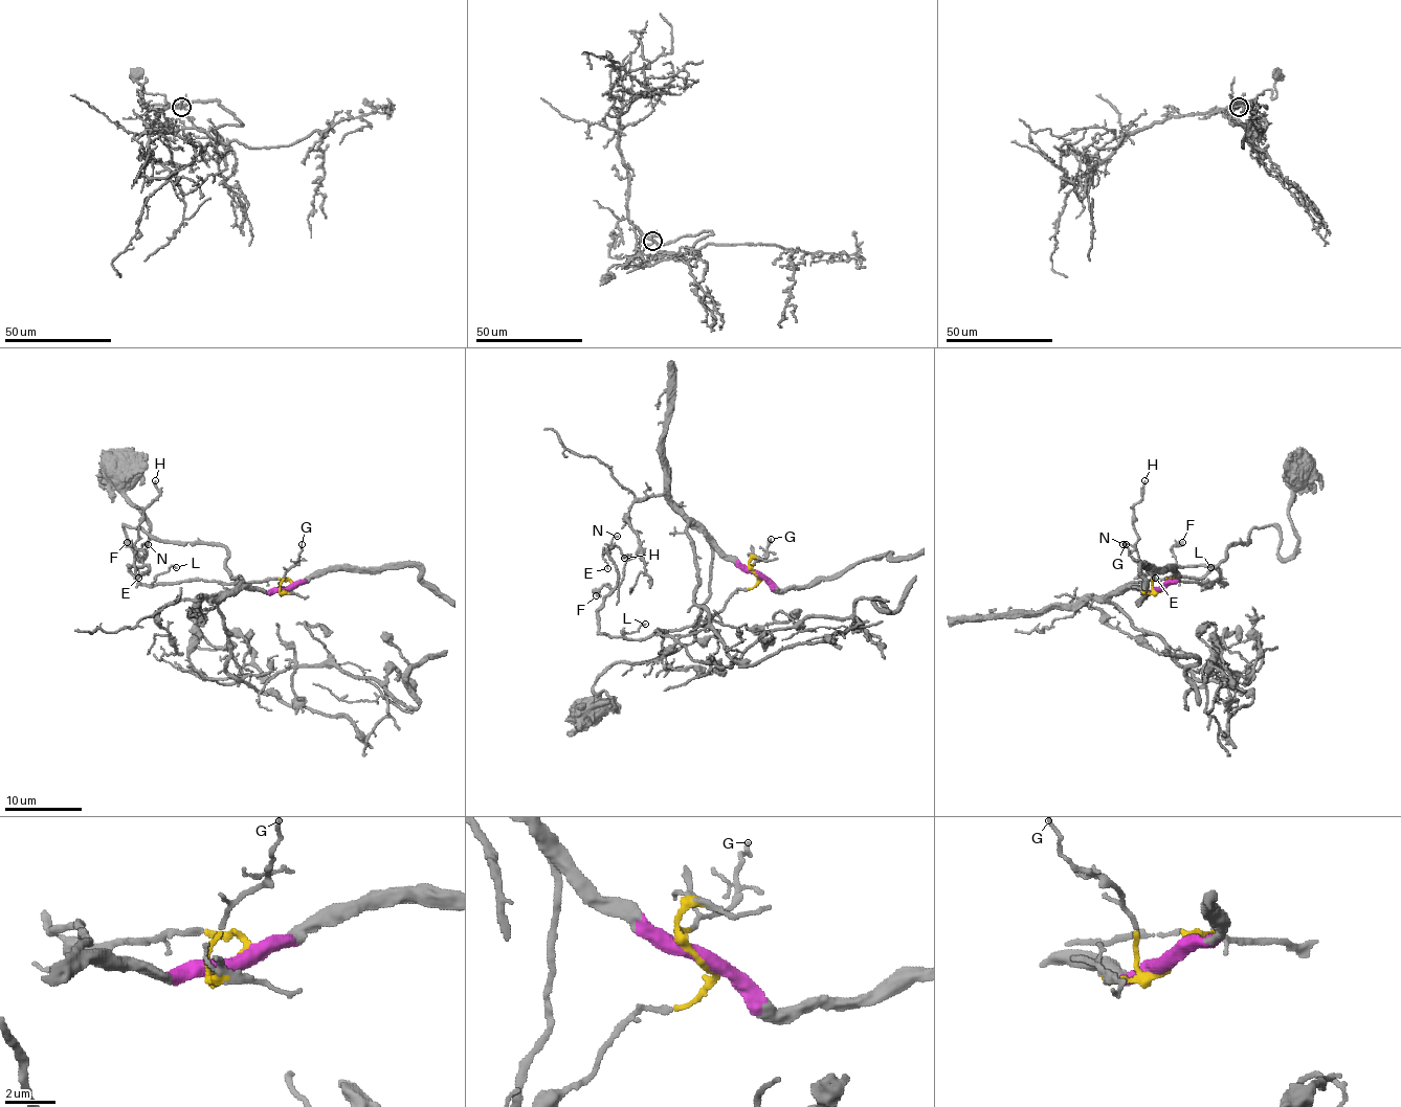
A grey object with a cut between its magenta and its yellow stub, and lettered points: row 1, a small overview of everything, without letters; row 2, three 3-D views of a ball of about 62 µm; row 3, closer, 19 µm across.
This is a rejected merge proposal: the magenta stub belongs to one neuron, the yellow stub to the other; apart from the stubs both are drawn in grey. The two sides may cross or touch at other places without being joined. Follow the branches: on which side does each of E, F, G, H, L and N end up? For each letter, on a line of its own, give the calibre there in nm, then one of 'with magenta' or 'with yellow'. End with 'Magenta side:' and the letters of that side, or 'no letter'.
E: 80 nm thick; with yellow
F: 360 nm thick; with yellow
G: 120 nm thick; with yellow
H: 130 nm thick; with yellow
L: 130 nm thick; with yellow
N: 120 nm thick; with yellow
Magenta side: no letter

